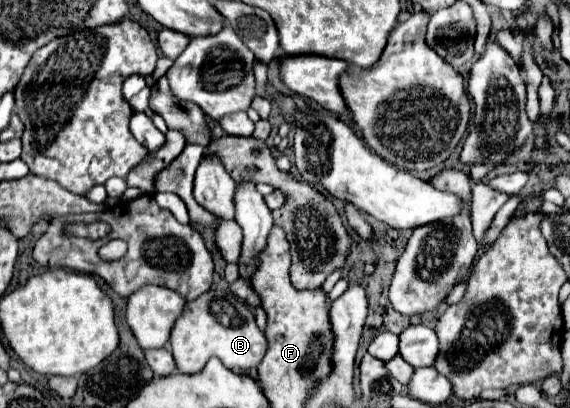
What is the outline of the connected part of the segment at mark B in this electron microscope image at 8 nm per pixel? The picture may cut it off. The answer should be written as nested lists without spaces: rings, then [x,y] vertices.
[[[208,290],[188,302],[170,334],[170,348],[176,368],[184,374],[194,374],[204,368],[206,360],[216,356],[230,370],[248,370],[260,364],[266,354],[266,338],[256,326],[250,306],[232,292]]]

